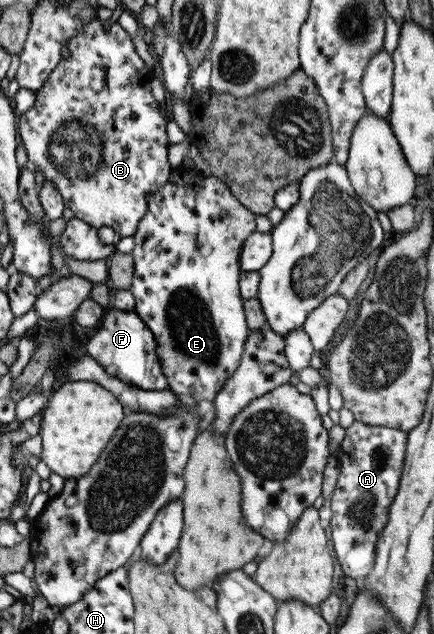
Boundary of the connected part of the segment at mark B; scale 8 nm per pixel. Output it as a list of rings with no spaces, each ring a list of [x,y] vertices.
[[[95,18],[88,21],[72,36],[65,44],[65,55],[58,67],[54,69],[46,80],[42,89],[35,92],[36,103],[30,110],[22,113],[18,117],[17,130],[22,138],[24,150],[28,154],[28,166],[32,170],[42,171],[45,180],[52,181],[57,184],[60,194],[66,207],[70,208],[75,214],[76,219],[83,220],[88,227],[102,228],[102,226],[110,226],[121,237],[133,236],[136,232],[138,223],[147,211],[148,196],[154,194],[163,184],[170,178],[170,173],[174,170],[168,162],[168,150],[170,143],[166,136],[166,118],[162,117],[160,105],[154,99],[151,92],[151,81],[154,79],[150,68],[145,64],[144,60],[137,54],[134,38],[128,35],[117,23],[112,24],[108,30],[104,28],[104,21]]]

